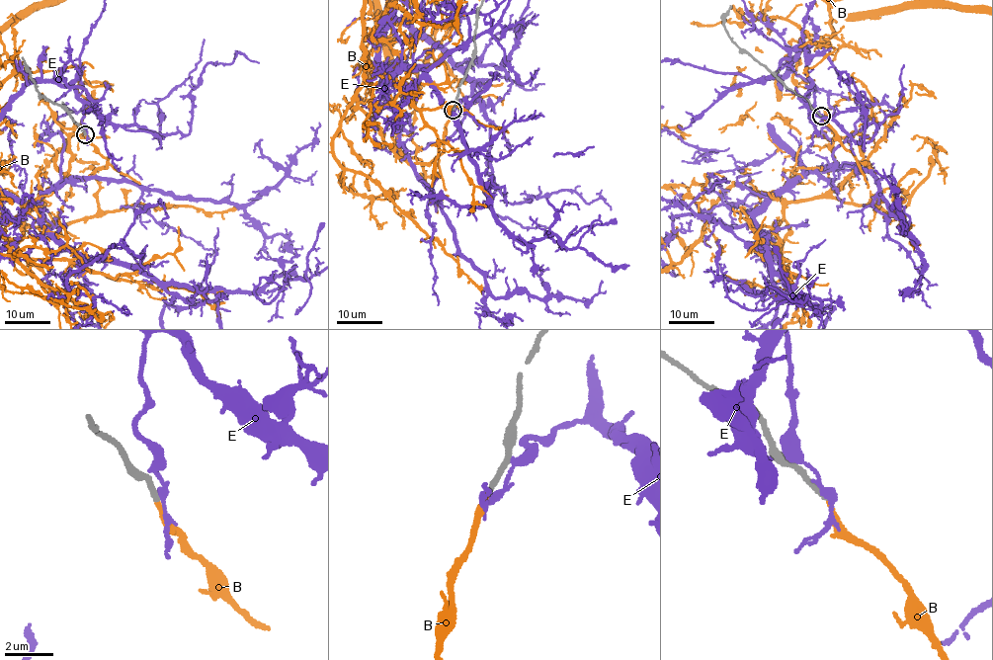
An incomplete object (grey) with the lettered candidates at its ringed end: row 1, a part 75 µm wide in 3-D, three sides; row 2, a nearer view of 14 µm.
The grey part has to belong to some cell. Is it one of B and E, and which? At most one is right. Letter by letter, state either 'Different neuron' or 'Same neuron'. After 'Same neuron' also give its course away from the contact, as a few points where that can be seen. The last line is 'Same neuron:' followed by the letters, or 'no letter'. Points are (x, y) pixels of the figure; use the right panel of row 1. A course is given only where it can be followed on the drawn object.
B: Same neuron
E: Different neuron
Same neuron: B

